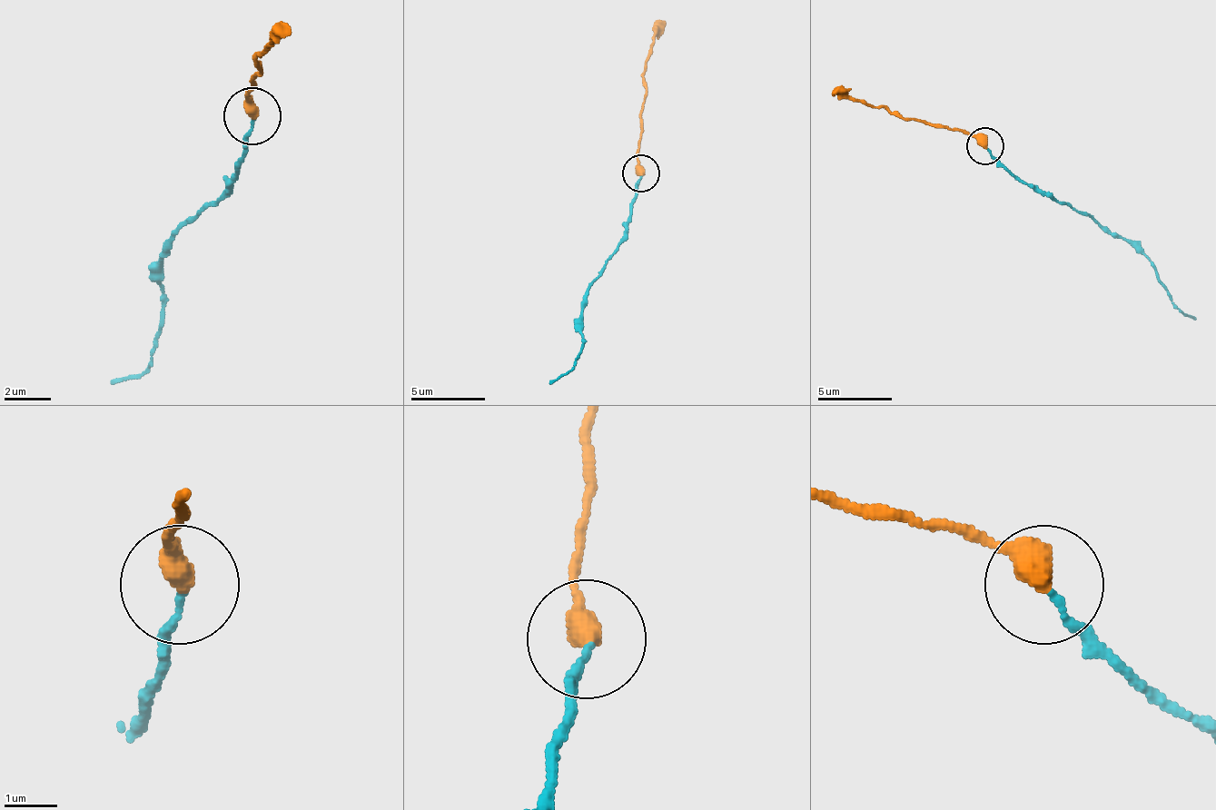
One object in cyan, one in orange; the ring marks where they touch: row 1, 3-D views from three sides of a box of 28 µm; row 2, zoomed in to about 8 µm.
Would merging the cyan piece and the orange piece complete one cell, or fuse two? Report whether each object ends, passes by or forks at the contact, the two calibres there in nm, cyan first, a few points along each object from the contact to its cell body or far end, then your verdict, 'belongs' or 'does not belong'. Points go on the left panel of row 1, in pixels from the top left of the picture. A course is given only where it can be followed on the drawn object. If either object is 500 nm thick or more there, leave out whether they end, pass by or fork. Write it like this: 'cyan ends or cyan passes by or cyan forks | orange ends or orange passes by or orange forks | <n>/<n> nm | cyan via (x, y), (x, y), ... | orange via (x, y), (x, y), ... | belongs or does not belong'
130/500 nm | cyan via (251, 117), (239, 174), (170, 238), (164, 261), (164, 296), (158, 348), (135, 377), (113, 382) | orange via (251, 117), (245, 100), (262, 71), (256, 59), (291, 31) | belongs

